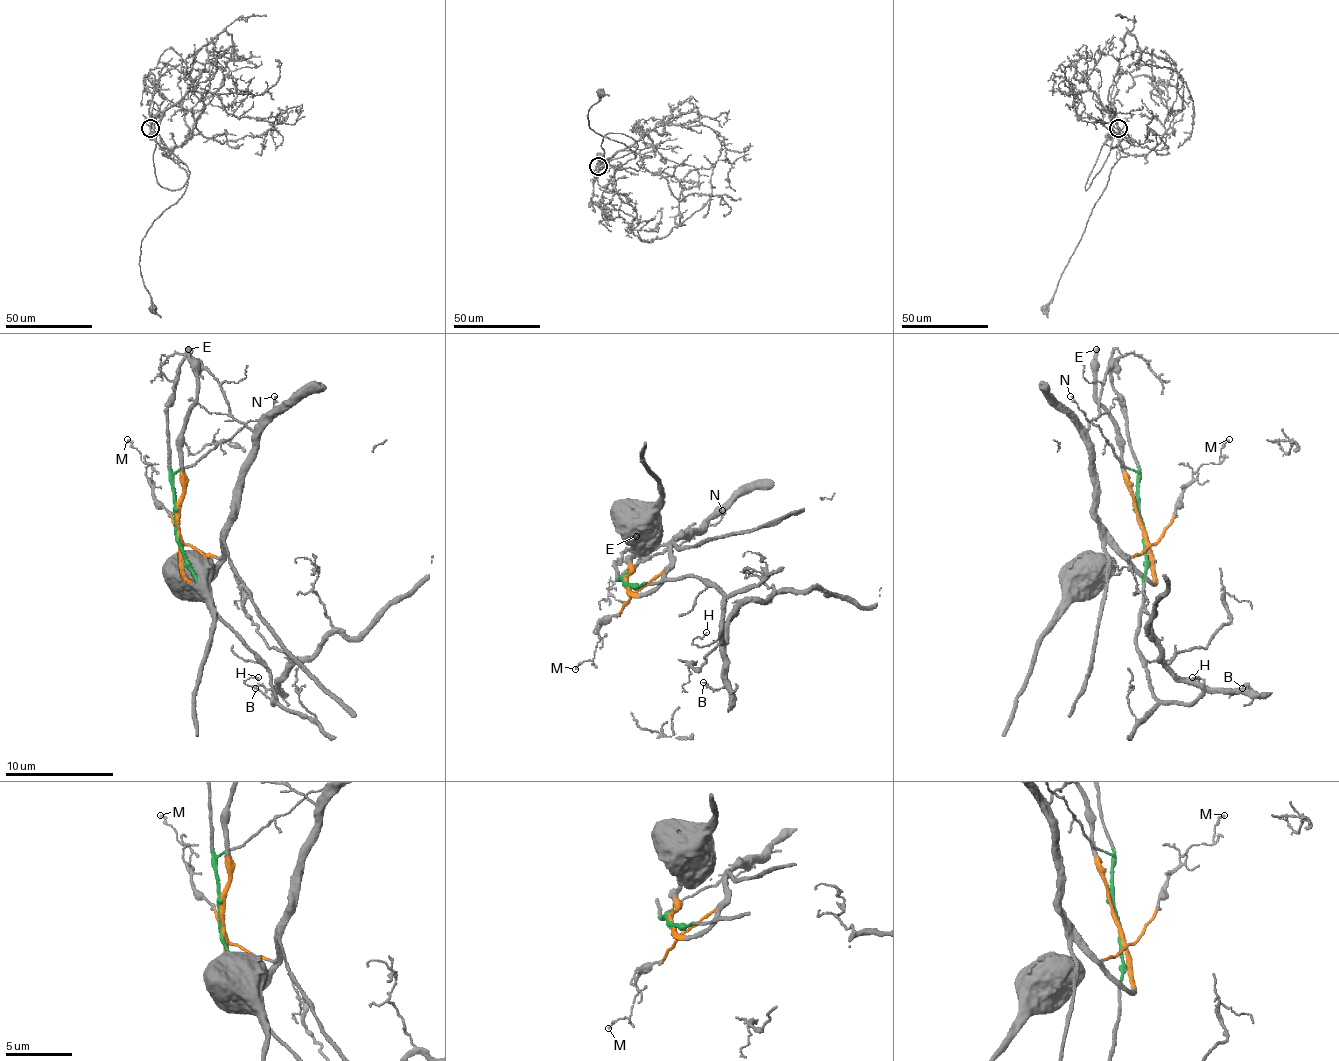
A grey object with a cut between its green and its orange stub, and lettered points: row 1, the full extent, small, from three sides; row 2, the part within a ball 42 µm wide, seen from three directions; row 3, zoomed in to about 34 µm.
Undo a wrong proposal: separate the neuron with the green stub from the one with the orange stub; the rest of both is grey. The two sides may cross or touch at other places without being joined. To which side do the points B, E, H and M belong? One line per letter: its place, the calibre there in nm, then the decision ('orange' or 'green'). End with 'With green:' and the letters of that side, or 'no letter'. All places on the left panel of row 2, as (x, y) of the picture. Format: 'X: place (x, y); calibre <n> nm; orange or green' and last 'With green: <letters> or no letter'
B: place (255, 688); calibre 140 nm; green
E: place (188, 349); calibre 280 nm; orange
H: place (258, 677); calibre 120 nm; green
M: place (127, 439); calibre 150 nm; orange
With green: B, H

